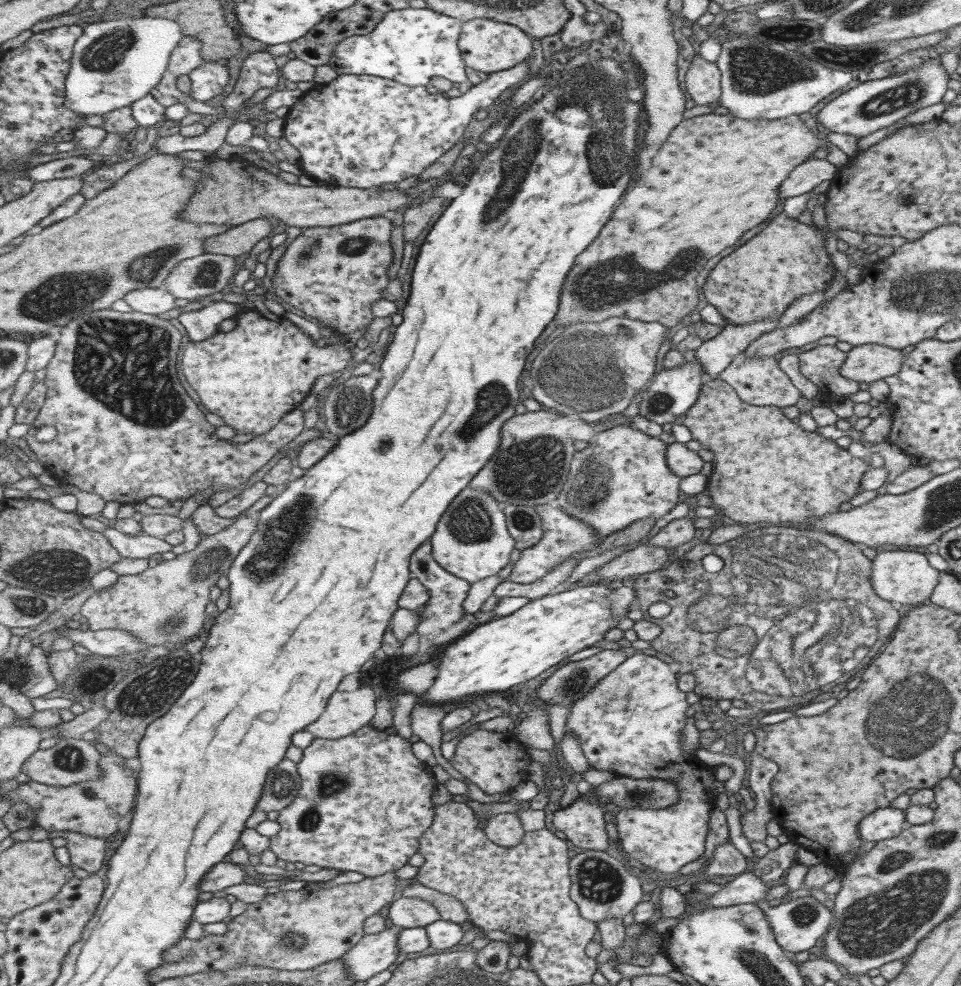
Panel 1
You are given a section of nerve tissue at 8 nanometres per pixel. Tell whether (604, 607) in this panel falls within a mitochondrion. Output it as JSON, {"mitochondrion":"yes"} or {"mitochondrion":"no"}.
{"mitochondrion":"no"}

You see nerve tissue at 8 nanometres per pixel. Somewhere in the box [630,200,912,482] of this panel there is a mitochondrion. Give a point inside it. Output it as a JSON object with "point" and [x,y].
{"point":[661,402]}

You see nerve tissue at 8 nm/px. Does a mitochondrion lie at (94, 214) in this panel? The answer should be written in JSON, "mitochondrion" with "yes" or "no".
{"mitochondrion":"no"}

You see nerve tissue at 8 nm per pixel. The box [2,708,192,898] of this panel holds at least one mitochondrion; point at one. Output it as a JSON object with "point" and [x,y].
{"point":[72,760]}

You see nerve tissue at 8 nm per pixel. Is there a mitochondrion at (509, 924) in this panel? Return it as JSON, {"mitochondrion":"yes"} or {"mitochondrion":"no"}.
{"mitochondrion":"no"}

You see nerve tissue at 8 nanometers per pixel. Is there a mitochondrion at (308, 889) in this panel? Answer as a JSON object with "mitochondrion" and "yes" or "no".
{"mitochondrion":"no"}

